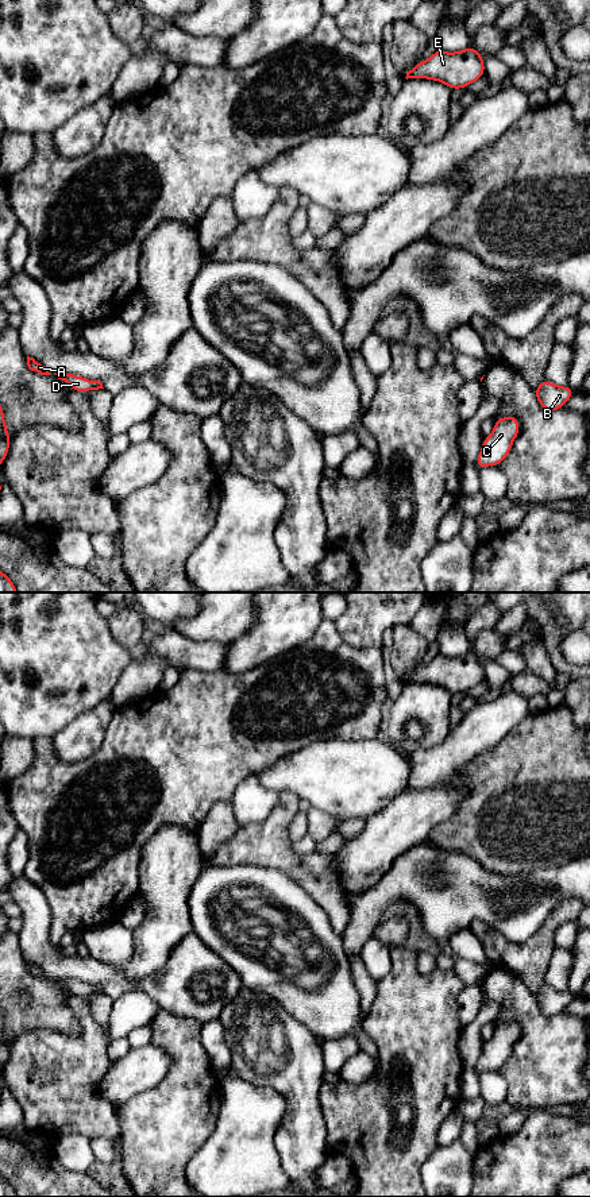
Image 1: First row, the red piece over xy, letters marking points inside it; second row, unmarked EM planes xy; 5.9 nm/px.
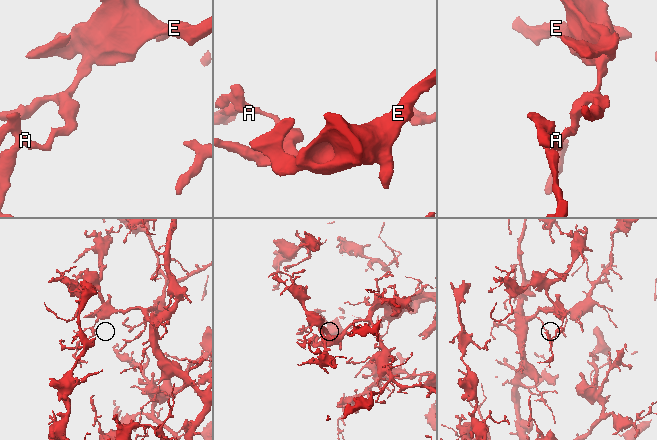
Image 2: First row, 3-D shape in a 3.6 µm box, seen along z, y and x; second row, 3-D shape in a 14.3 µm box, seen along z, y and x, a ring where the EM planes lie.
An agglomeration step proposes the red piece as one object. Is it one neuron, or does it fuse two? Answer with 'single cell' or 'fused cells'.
single cell

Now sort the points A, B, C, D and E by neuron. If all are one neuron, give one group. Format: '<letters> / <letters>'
A B C D E

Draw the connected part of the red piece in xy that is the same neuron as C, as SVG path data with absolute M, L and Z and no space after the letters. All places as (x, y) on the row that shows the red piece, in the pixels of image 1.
M498 417L490 436L483 439L482 449L475 467L500 466L510 453L513 440L518 436L520 421L517 417Z

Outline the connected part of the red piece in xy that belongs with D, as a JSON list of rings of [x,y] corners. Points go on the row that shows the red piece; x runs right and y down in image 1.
[[[55,374],[58,379],[62,379],[68,383],[72,390],[88,393],[92,390],[104,389],[103,383],[99,381],[89,381],[86,378],[73,375],[73,374]]]

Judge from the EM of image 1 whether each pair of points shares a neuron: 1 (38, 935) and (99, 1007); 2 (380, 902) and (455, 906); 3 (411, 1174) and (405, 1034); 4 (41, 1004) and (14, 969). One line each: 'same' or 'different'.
1: different
2: same
3: same
4: same

